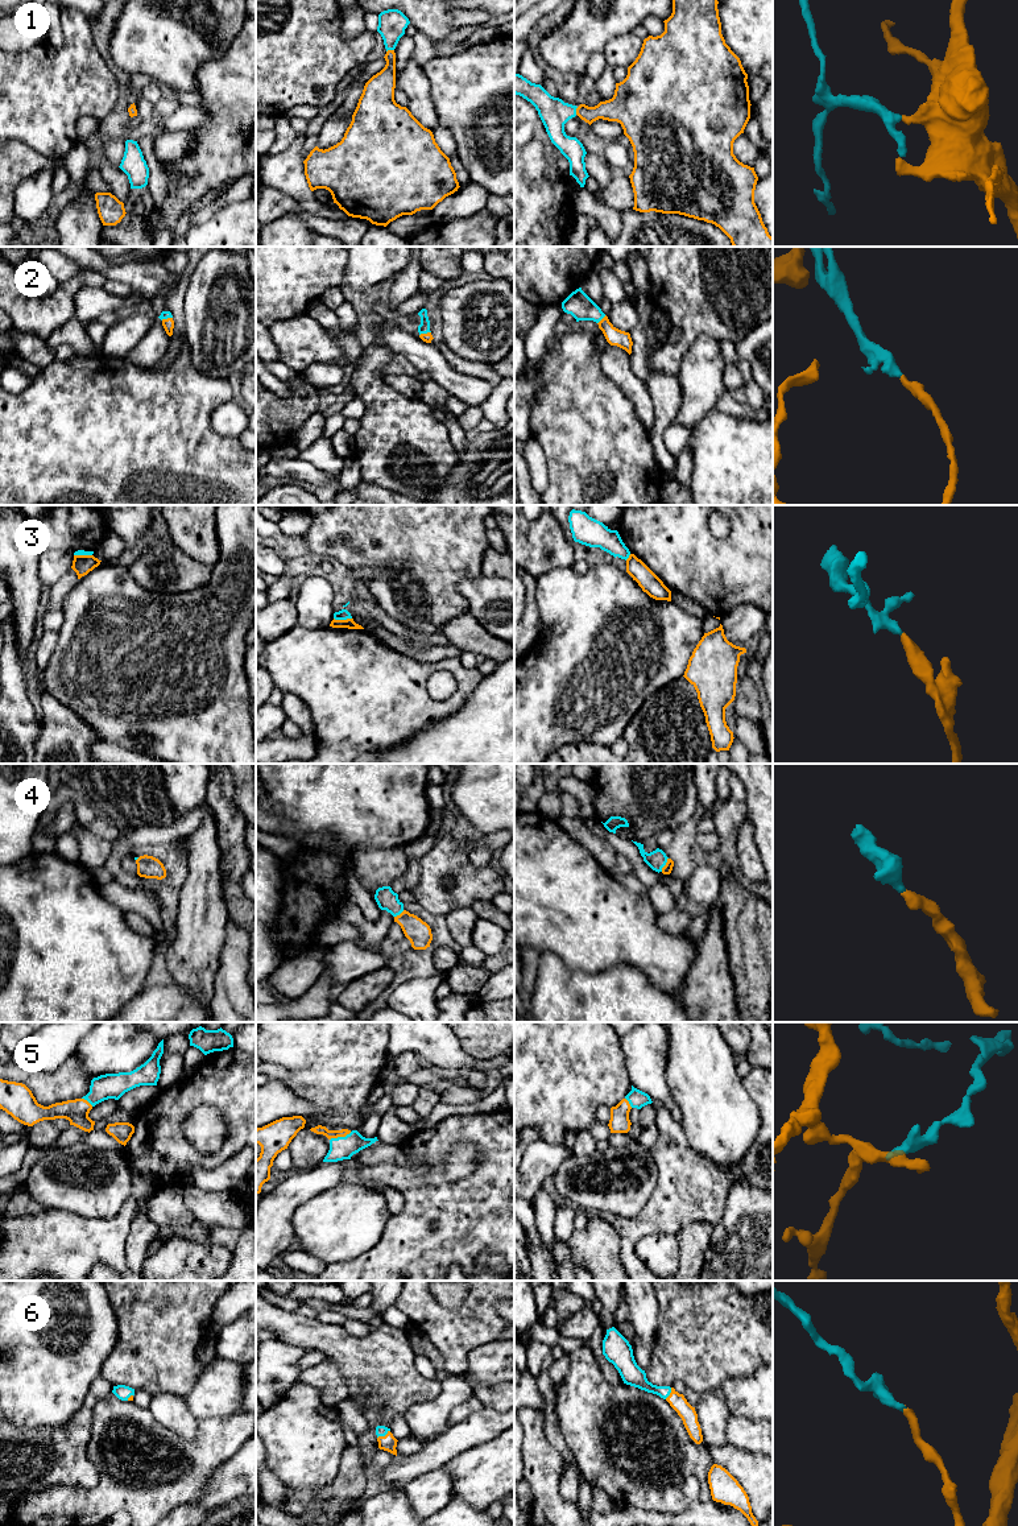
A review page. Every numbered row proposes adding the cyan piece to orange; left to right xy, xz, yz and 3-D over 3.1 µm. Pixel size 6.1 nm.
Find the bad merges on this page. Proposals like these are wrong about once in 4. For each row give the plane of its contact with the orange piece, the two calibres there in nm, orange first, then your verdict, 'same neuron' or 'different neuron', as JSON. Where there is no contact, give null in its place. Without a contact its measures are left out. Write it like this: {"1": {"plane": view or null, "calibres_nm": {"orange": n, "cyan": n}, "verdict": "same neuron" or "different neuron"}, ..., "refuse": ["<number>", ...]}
{"1": {"plane": "xz", "calibres_nm": {"orange": 180, "cyan": 170}, "verdict": "same neuron"}, "2": {"plane": "yz", "calibres_nm": {"orange": 110, "cyan": 160}, "verdict": "same neuron"}, "3": {"plane": "xz", "calibres_nm": {"orange": 60, "cyan": 60}, "verdict": "different neuron"}, "4": {"plane": "yz", "calibres_nm": {"orange": 60, "cyan": 120}, "verdict": "same neuron"}, "5": {"plane": "xz", "calibres_nm": {"orange": 60, "cyan": 140}, "verdict": "same neuron"}, "6": {"plane": "xz", "calibres_nm": {"orange": 100, "cyan": 60}, "verdict": "same neuron"}, "refuse": ["3"]}

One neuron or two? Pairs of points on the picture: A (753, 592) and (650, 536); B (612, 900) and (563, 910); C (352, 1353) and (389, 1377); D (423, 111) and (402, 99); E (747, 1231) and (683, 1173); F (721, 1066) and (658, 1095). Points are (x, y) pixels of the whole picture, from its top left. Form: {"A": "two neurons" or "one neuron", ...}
{"A": "one neuron", "B": "one neuron", "C": "one neuron", "D": "two neurons", "E": "two neurons", "F": "two neurons"}

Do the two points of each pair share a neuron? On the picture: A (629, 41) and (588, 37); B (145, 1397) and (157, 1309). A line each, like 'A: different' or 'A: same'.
A: different
B: different

